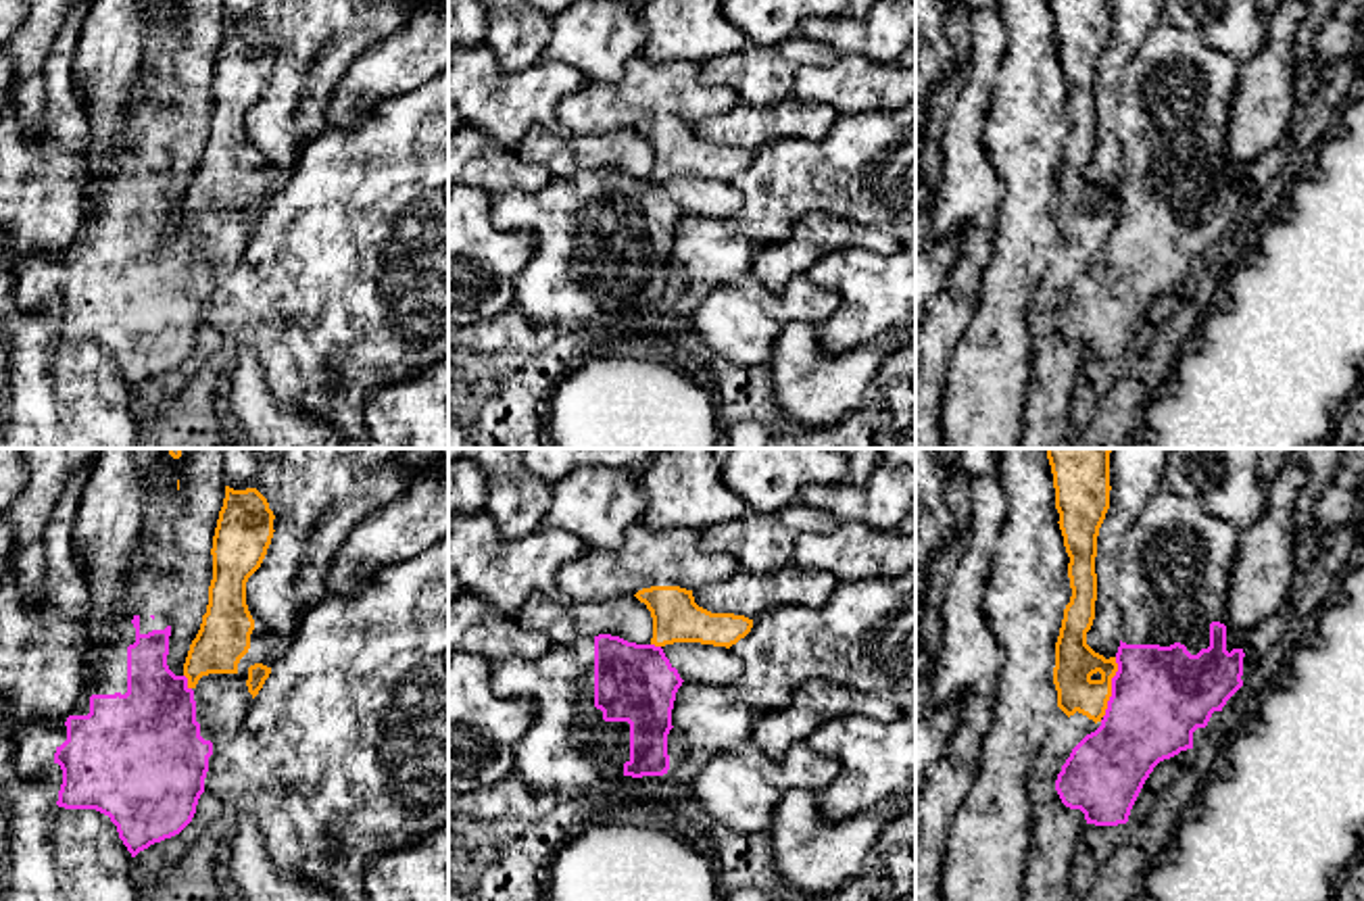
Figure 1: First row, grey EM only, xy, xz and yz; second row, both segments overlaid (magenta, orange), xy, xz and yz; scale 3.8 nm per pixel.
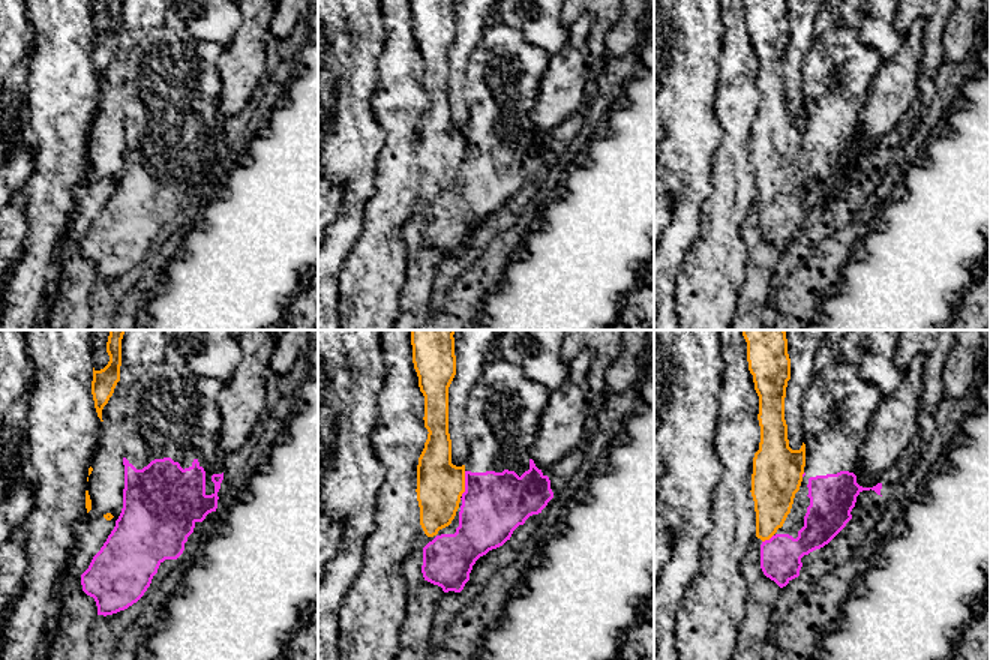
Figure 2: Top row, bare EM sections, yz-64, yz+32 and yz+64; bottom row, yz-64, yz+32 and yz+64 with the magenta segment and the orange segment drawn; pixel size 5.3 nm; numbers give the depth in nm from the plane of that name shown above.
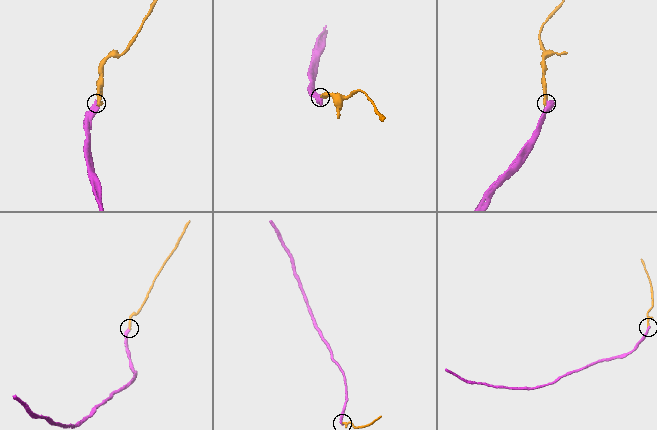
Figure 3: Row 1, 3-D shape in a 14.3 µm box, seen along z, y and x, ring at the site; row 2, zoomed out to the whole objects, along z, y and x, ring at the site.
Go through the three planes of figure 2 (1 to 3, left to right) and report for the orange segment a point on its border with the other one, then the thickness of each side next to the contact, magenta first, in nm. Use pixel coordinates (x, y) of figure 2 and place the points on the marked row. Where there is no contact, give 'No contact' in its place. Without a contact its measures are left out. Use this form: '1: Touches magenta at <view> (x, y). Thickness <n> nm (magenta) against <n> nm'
1: No contact
2: Touches magenta at yz+32 (465, 483). Thickness 360 nm (magenta) against 260 nm
3: Touches magenta at yz+64 (767, 540). Thickness 220 nm (magenta) against 220 nm

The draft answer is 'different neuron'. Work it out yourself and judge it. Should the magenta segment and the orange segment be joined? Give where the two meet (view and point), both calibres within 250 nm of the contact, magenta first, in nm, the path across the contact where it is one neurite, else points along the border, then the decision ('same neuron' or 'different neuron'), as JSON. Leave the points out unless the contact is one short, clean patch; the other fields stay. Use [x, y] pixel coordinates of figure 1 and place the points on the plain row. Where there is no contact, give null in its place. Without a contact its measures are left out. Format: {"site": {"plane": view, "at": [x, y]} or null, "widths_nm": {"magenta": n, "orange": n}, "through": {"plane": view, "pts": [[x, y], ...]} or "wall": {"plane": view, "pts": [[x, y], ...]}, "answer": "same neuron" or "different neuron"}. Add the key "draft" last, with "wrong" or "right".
{"site": {"plane": "yz", "at": [1112, 220]}, "widths_nm": {"magenta": 380, "orange": 160}, "wall": {"plane": "yz", "pts": [[1116, 190], [1112, 228], [1102, 249]]}, "answer": "different neuron", "draft": "right"}

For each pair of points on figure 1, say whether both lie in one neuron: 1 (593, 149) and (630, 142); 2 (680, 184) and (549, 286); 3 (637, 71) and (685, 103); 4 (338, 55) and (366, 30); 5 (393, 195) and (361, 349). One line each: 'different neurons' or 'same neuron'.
1: same neuron
2: same neuron
3: same neuron
4: same neuron
5: same neuron

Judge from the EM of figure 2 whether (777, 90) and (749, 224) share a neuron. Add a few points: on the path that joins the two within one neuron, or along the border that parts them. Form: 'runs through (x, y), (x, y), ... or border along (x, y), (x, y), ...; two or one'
runs through (774, 123), (773, 168), (767, 191); one

